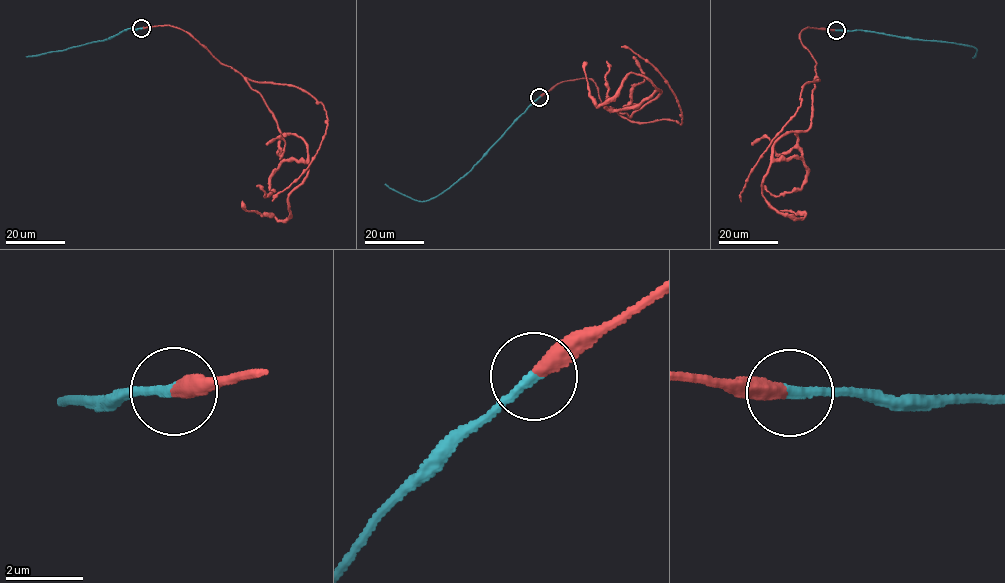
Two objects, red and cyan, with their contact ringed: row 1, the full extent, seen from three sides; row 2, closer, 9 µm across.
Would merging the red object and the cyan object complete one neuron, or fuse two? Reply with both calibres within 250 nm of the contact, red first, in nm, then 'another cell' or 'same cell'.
calibres 400 and 280 nm; same cell

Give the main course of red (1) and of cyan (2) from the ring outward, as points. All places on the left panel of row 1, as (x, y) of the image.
1: (142, 28), (186, 31), (255, 90), (282, 133), (302, 138), (307, 175), (290, 215), (242, 201)
2: (142, 28), (127, 28), (101, 41), (26, 56)

